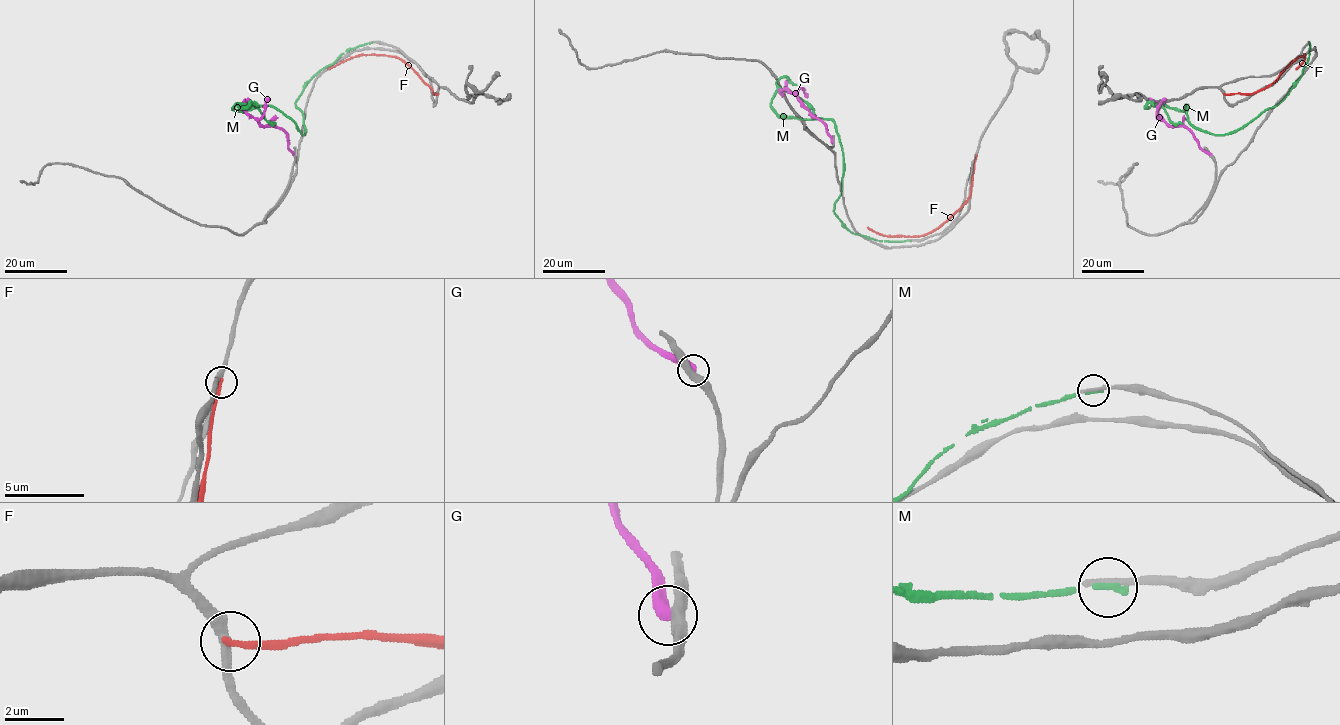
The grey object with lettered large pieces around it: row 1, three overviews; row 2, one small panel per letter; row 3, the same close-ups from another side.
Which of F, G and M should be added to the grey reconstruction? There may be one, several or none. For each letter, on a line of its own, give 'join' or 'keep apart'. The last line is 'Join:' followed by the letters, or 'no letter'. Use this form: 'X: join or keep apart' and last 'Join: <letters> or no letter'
F: keep apart
G: keep apart
M: keep apart
Join: no letter

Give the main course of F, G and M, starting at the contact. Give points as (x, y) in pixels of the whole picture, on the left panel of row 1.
F: (437, 94), (395, 57), (358, 54), (329, 69)
G: (294, 155), (288, 148), (288, 138), (281, 129), (262, 125), (243, 110), (242, 104), (248, 98)
M: (371, 43), (350, 48), (306, 85), (295, 105), (305, 134), (270, 106), (232, 107), (253, 104), (275, 124)

